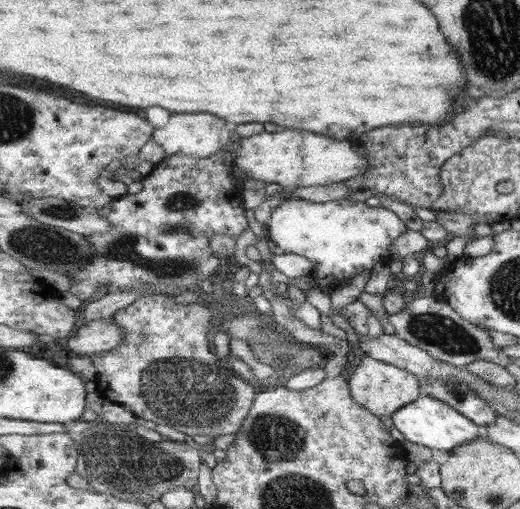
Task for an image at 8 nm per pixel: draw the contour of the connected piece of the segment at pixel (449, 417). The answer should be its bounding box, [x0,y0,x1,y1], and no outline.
[391,394,481,454]

